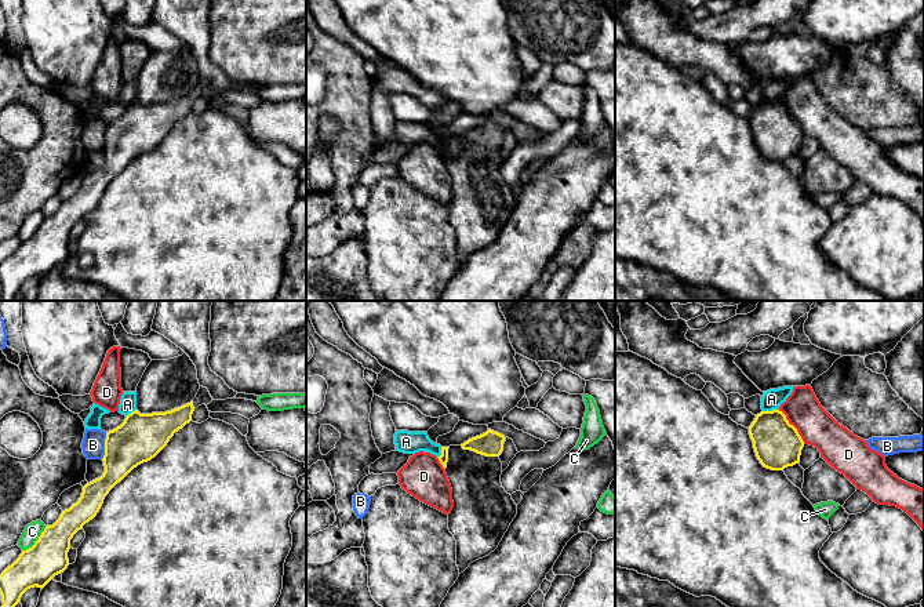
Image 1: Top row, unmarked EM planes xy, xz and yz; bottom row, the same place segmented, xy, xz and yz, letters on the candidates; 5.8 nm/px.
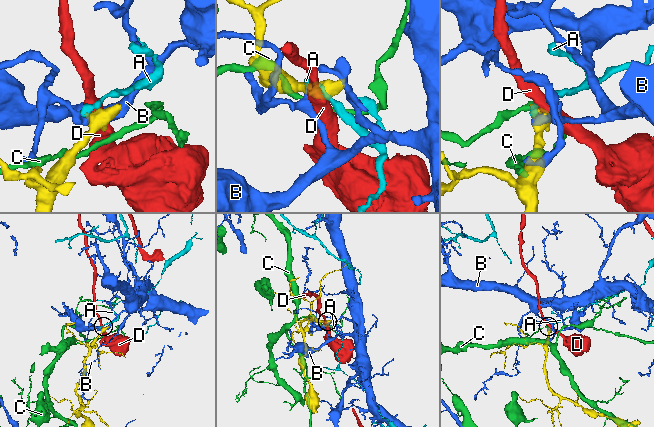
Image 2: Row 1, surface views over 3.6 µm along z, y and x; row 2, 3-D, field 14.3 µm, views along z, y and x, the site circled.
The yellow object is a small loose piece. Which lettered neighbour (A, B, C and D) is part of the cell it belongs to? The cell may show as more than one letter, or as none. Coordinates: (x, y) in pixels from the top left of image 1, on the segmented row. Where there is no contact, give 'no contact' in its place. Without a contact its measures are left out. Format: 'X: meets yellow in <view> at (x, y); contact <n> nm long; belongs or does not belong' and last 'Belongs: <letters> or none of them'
A: meets yellow in yz at (770, 411); contact 90 nm long; does not belong
B: meets yellow in xy at (105, 446); contact 160 nm long; does not belong
C: meets yellow in xy at (36, 541); contact 200 nm long; does not belong
D: meets yellow in yz at (793, 426); contact 260 nm long; does not belong
Belongs: none of them

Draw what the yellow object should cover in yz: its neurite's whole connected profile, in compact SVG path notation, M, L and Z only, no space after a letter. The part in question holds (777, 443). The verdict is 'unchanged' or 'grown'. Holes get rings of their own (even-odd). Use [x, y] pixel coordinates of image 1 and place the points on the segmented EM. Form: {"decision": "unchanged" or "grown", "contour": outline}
{"decision": "unchanged", "contour": "M779 410L761 411L749 426L749 435L760 464L783 470L800 462L804 441Z"}

